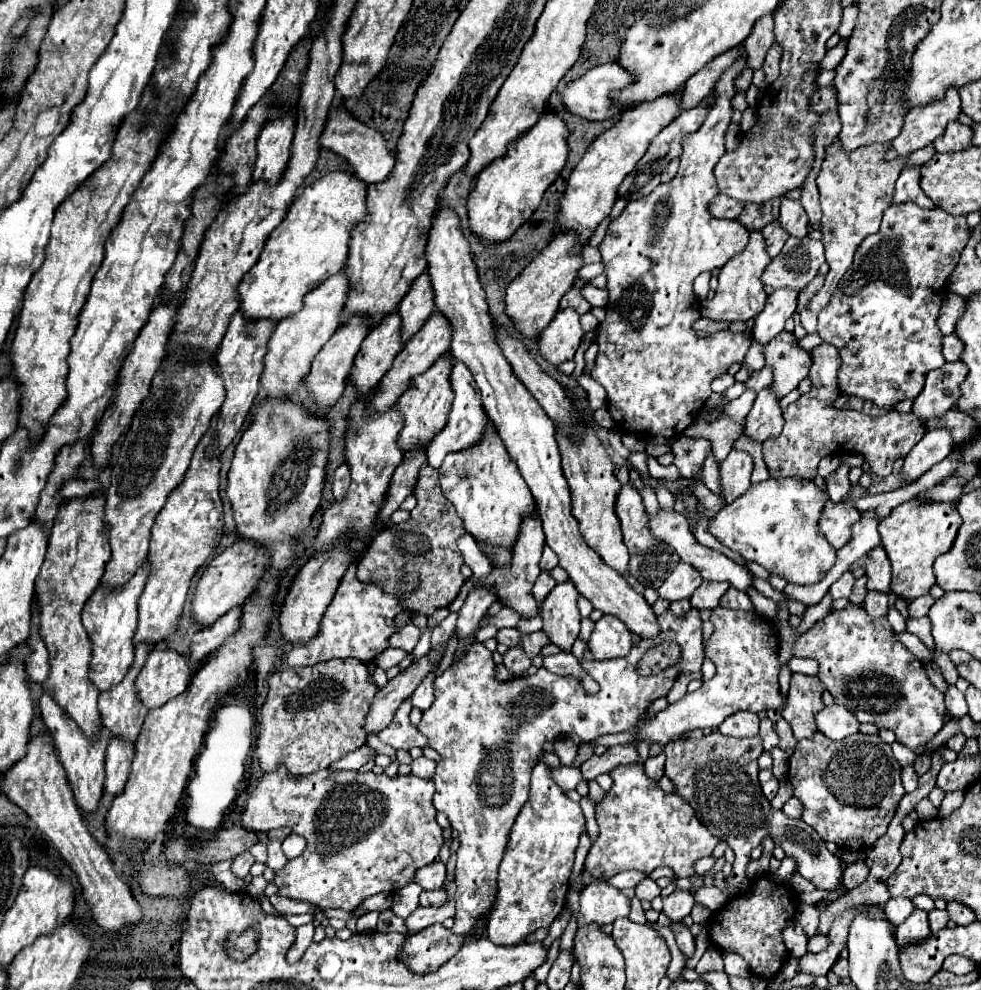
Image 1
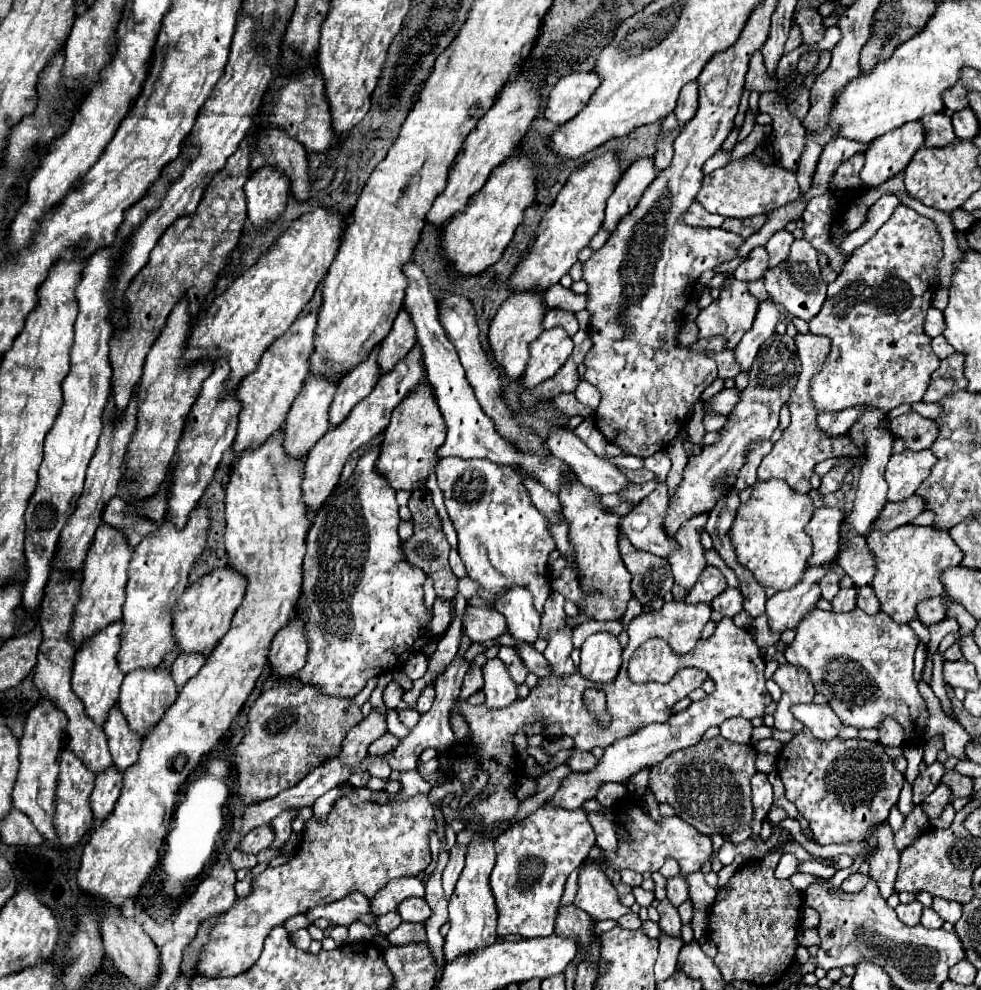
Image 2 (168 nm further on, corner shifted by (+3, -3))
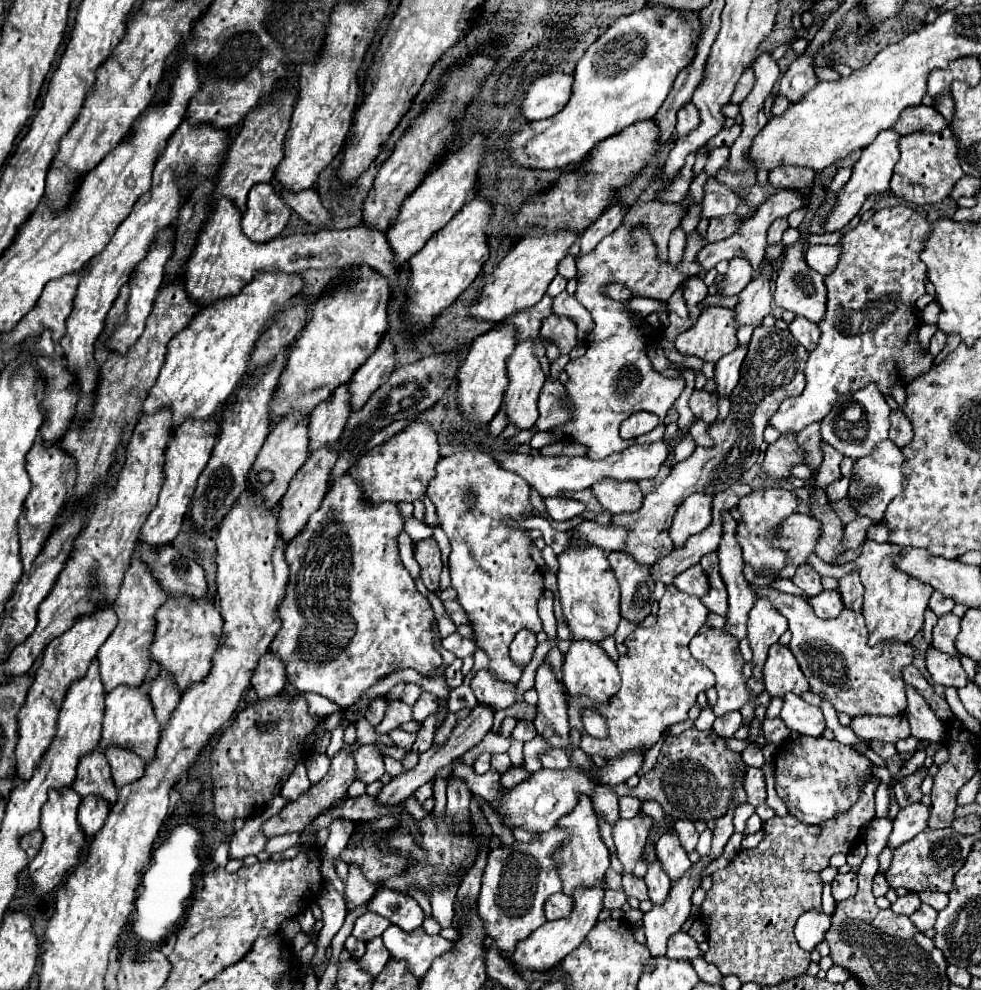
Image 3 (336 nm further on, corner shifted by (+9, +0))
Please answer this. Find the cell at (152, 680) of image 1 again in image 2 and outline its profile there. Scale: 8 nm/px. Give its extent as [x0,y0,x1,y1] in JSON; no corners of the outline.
[118,668,178,736]

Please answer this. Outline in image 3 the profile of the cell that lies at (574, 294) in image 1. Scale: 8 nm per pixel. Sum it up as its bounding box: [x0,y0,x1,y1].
[540,315,578,355]

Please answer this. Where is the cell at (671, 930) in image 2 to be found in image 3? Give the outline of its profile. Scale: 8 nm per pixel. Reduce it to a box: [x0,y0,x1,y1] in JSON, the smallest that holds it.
[644,859,670,903]

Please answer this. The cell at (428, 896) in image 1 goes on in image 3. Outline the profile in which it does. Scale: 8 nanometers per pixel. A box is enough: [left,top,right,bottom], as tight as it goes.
[368,887,424,931]

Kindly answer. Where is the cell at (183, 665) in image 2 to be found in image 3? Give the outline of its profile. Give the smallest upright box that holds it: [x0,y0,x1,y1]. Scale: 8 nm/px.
[150,673,180,729]

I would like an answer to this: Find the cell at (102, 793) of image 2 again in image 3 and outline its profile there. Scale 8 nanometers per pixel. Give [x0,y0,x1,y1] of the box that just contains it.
[78,795,110,837]

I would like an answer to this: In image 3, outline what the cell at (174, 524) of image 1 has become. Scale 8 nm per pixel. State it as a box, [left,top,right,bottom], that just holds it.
[98,555,168,693]

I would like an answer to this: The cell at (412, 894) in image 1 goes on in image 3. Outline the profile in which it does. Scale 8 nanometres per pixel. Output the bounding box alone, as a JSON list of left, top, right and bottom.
[352,911,390,941]

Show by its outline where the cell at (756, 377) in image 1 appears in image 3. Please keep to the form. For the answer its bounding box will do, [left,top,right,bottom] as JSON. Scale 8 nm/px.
[688,391,718,423]

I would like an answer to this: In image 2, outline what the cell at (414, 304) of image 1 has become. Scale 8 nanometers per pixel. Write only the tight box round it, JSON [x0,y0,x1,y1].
[378,308,416,374]

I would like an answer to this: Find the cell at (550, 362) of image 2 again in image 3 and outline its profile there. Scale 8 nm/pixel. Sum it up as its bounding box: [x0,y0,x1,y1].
[502,341,544,429]

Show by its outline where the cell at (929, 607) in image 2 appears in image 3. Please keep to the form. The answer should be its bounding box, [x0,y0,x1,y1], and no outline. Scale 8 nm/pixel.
[928,591,956,617]

